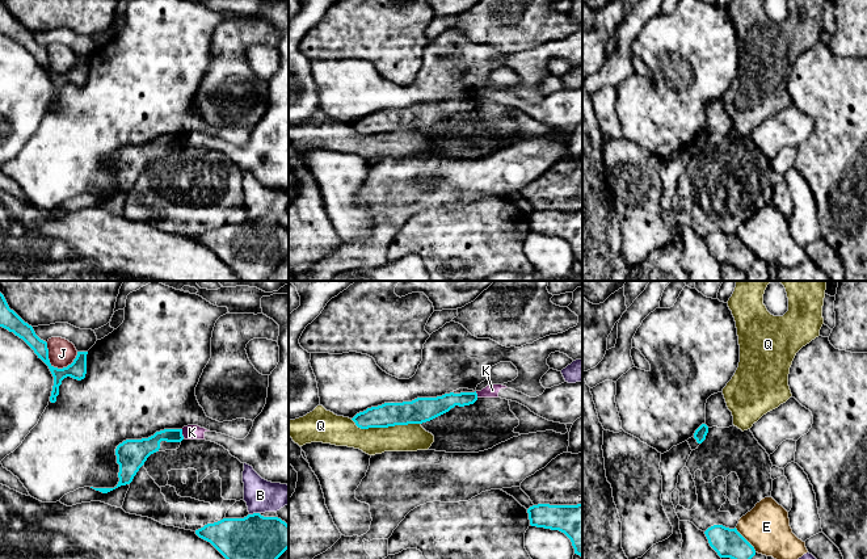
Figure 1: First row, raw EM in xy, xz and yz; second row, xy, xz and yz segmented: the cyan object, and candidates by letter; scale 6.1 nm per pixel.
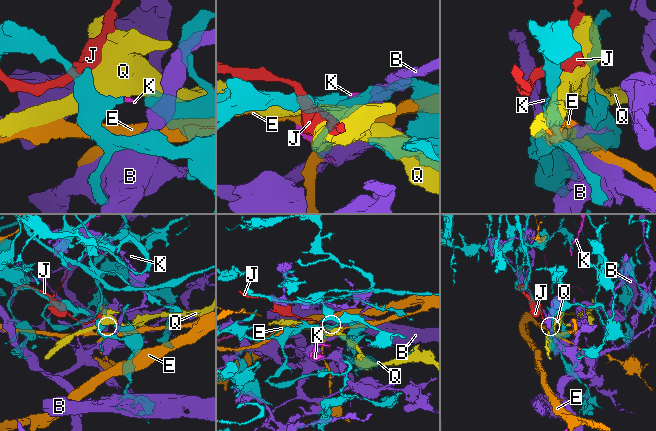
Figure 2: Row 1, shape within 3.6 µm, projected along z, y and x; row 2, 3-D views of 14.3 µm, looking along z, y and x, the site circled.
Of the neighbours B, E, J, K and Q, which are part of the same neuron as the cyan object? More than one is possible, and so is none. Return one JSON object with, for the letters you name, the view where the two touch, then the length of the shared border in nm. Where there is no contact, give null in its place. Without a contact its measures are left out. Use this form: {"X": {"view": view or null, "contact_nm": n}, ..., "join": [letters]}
{"join": []}

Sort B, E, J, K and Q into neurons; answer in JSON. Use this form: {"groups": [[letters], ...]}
{"groups": [["B"], ["E"], ["J"], ["K"], ["Q"]]}

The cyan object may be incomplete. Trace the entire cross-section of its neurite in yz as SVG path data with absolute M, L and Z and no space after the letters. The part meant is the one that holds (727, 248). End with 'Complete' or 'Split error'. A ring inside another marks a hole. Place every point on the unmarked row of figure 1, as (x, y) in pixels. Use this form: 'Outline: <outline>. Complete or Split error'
Outline: M714 231L704 238L710 252L720 264L731 264L746 272L756 261L754 253L737 238L723 231Z. Complete

